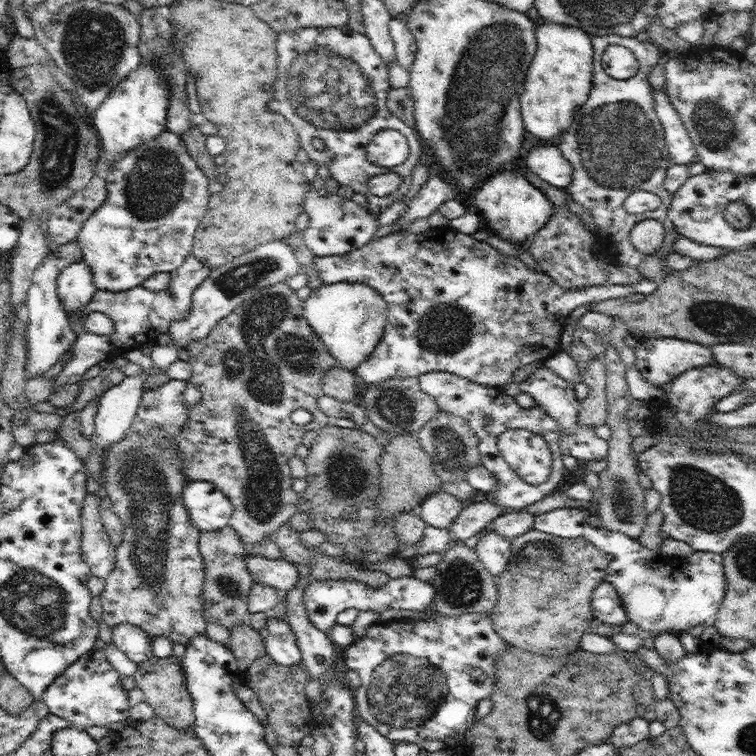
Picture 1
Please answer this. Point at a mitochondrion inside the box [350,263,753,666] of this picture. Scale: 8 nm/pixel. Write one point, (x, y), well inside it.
(703, 500)

